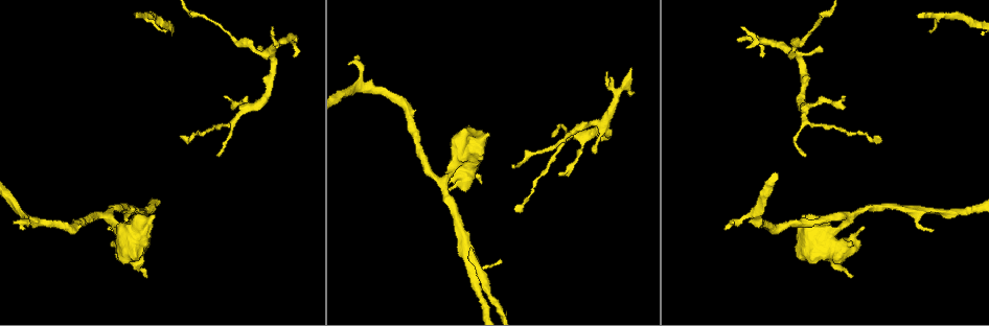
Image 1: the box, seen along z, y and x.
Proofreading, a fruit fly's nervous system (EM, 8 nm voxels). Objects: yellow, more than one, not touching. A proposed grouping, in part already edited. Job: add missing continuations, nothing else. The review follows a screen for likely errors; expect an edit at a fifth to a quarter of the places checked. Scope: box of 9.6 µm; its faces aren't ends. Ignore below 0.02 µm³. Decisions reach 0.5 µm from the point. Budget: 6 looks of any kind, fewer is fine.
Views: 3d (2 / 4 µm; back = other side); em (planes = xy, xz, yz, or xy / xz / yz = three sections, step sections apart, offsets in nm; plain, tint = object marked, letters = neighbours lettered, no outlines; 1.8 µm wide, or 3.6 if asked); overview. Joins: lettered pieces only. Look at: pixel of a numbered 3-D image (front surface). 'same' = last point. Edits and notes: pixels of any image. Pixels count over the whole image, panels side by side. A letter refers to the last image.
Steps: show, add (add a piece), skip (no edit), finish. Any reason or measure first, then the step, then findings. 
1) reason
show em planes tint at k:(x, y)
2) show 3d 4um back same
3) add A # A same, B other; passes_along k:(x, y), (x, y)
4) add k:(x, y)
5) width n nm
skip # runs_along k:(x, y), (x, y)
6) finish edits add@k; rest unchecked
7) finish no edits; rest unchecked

show em xz step 4 letters at 1:(631, 67)

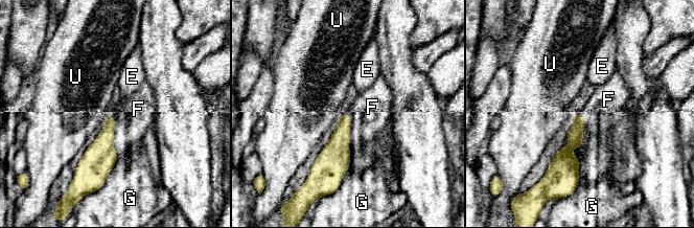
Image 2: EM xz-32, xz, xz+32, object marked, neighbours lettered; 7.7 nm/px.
another direction
show em planes letters same

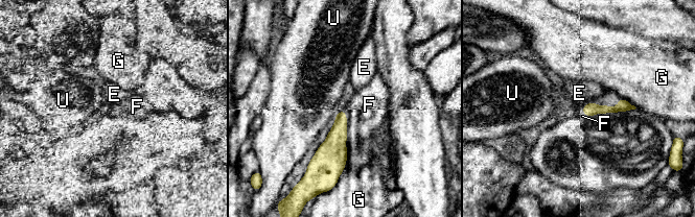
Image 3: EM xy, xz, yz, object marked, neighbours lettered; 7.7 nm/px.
add F # E other, F same, G other, U other; it goes on there

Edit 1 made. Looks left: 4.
redraw
show overview

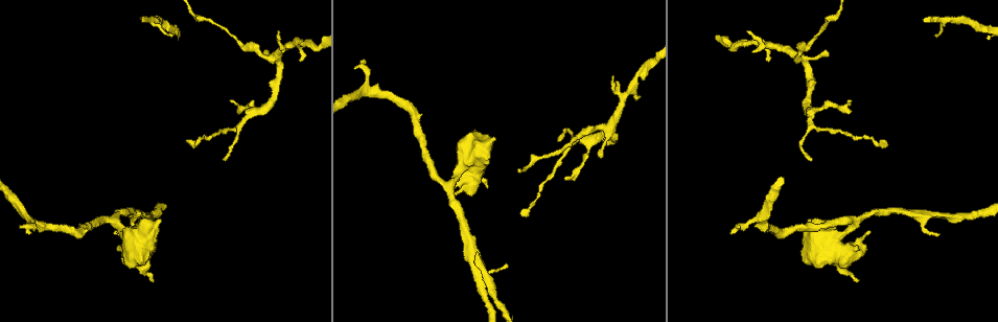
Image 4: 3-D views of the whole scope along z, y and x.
show 3d 4um at 4:(478, 253)

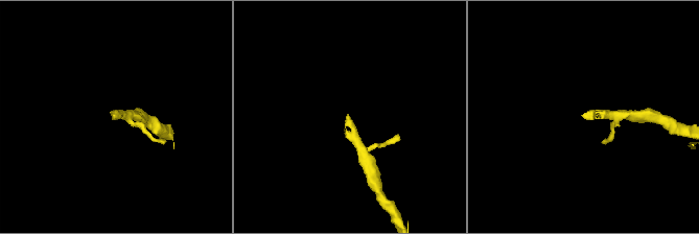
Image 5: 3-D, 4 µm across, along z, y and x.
show em 3.6um planes letters at 5:(584, 117)

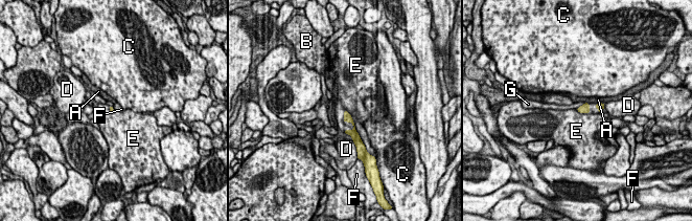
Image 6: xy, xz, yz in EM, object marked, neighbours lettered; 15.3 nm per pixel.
add B # A other, B same, C other, D other, E other, F other, G other; passes_along 6:(347, 117), (346, 120), (339, 111); the cell continues

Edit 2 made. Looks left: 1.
finish edits add@3, add@6; rest unchecked

